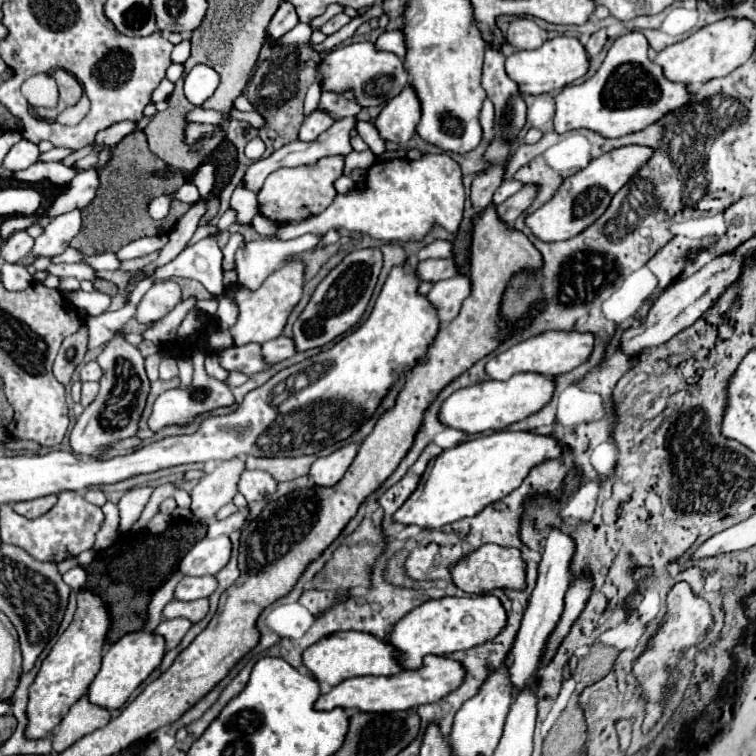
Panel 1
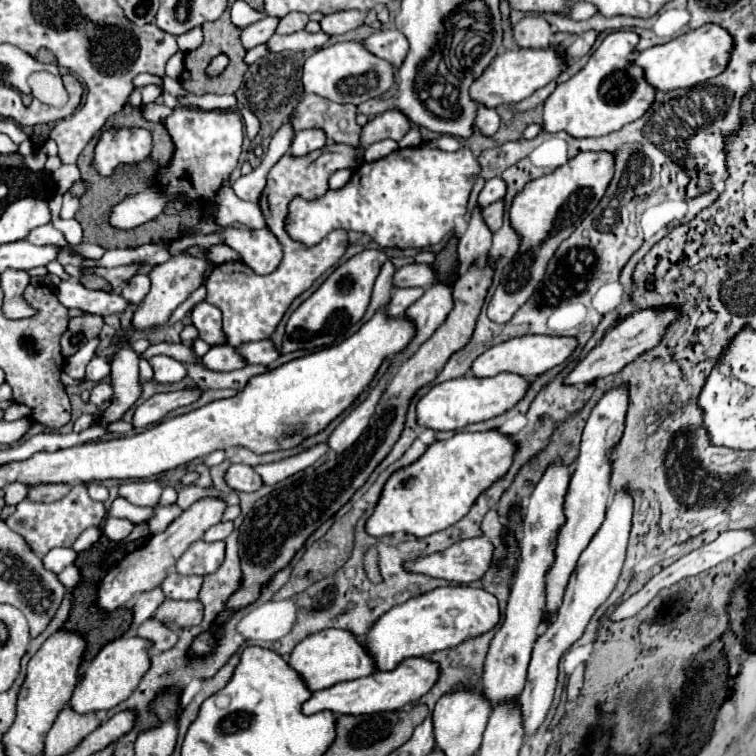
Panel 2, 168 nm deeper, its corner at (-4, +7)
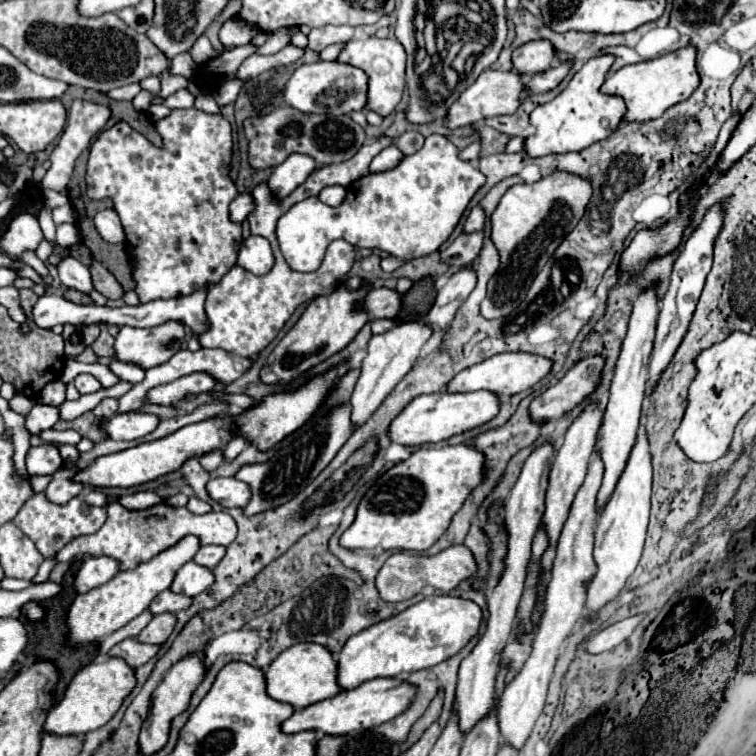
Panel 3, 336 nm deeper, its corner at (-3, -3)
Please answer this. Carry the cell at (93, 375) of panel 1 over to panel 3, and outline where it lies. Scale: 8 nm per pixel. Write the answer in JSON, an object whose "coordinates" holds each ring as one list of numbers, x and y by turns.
{"coordinates":[[79,374,73,384,75,384,75,388,77,388,81,394,91,394,91,392,101,390,101,382,99,382,95,376,91,376,91,374]]}

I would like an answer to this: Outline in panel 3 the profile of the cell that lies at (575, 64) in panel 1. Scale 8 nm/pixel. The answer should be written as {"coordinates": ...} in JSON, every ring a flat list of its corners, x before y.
{"coordinates":[[485,70,461,96,459,100,451,106,449,116,445,120,447,128,459,128,459,126,469,126,475,122,481,122,491,116,503,116,503,114,513,114,525,94,525,86,521,86,521,74,515,70,509,72,499,72,499,70]]}

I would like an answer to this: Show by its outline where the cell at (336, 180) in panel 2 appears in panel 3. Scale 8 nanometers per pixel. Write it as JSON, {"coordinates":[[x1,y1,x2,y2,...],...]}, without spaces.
{"coordinates":[[327,186,325,190,321,190,319,200,329,206,339,206,345,200,345,188,343,186]]}

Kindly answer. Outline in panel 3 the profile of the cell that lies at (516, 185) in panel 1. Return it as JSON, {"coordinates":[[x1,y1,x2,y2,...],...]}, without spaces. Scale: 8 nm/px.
{"coordinates":[[475,206,471,212,469,212,469,216,467,216,467,220,465,220,465,232,475,232,475,230,481,230,483,228,483,224,485,224,485,220,487,220,487,216,485,216,485,210,481,210,481,206]]}

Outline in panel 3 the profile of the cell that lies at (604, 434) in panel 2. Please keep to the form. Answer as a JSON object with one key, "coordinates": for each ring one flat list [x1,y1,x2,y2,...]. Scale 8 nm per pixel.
{"coordinates":[[645,290,639,294,633,302,633,314,629,320,629,330,621,346,621,354,615,366,615,376,611,382,609,390,609,402,603,412,603,420,597,432,597,454,601,454,601,460,605,464,603,472,603,482,601,490,597,492,597,512,601,512,601,506,609,500,609,494,613,494,617,486,617,478,625,470,625,462,629,460,629,450,633,448,633,442,637,438,637,428,639,428,639,418,643,410,643,400,645,400,645,388,647,388,647,358,653,346,655,338,655,326,657,326,657,298,653,290]]}

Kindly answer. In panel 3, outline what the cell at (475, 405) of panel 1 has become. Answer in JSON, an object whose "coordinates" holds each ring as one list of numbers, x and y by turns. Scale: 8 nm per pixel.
{"coordinates":[[489,390,453,394,453,392,437,392,437,394,421,394,417,396,393,422,389,428,391,440,403,446,423,446,447,440,451,436,463,434,467,430,479,428,493,420,499,414,499,396,489,394]]}

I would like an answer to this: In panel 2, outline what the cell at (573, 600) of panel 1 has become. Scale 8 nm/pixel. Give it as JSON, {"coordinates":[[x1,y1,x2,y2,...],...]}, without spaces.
{"coordinates":[[622,488,614,492,608,504,608,510,606,510,606,520,602,522,600,530,590,540,588,548,582,552,570,576,570,582,564,594,564,602,554,614,554,620,550,622,550,626,538,638,538,644,534,644,532,662,528,668,528,680,522,690,522,712,526,712,526,732,528,734,534,734,548,714,548,708,554,698,560,656,584,634,584,628,588,626,592,614,598,610,598,606,602,606,608,600,610,592,614,590,620,578,620,572,626,560,628,538,632,530,632,514,634,514,634,498,630,496,630,490]]}

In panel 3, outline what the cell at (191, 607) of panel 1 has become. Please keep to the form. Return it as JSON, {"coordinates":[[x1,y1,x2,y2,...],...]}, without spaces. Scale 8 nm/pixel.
{"coordinates":[[169,612,157,614,157,616,153,616,153,620,141,630,141,634,137,636,137,640,139,640,139,642,147,642,147,644,163,644,163,642,171,636,175,624,177,624,177,616,175,616,175,614,169,614]]}

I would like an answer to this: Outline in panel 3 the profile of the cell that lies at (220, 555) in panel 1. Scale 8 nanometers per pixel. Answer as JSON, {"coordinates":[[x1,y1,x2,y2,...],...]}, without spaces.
{"coordinates":[[189,560,177,572,177,576,171,584,171,590,177,594,197,596,201,590,207,590,211,584,213,584,213,570]]}

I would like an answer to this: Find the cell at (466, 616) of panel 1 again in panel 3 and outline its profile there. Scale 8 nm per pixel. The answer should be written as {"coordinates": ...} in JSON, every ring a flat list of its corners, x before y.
{"coordinates":[[445,594,425,598,401,614,387,618,385,622,377,622,377,626,369,626,369,630,347,640,337,660,339,686,343,690,351,690,379,676,401,676,431,668,457,654,471,638,475,638,481,620,483,612,473,600]]}

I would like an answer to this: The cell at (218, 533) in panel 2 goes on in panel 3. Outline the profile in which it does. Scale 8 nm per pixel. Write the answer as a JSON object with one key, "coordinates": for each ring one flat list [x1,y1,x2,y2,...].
{"coordinates":[[209,544,209,546,201,546,193,560,197,564,201,564,201,566,215,568,223,556,225,556,225,546,213,546,213,544]]}

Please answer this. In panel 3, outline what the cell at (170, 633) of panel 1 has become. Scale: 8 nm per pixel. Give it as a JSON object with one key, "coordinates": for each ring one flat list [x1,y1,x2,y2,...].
{"coordinates":[[127,638,127,640,119,642,117,646,113,646,113,650,109,654,121,656,129,666,139,668,139,666,147,664,157,652,159,652,157,644,143,644,143,642,137,642,137,638]]}

